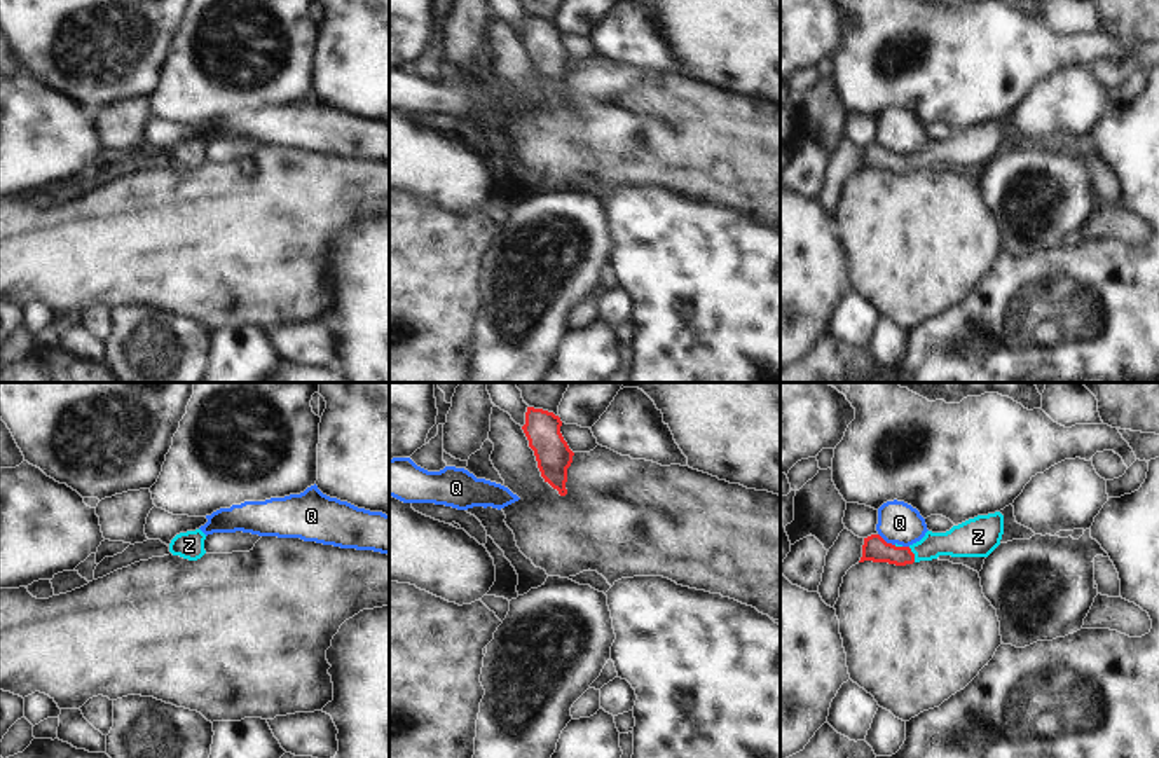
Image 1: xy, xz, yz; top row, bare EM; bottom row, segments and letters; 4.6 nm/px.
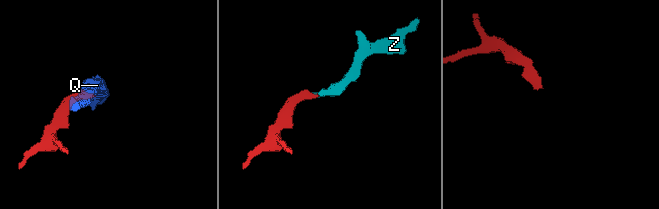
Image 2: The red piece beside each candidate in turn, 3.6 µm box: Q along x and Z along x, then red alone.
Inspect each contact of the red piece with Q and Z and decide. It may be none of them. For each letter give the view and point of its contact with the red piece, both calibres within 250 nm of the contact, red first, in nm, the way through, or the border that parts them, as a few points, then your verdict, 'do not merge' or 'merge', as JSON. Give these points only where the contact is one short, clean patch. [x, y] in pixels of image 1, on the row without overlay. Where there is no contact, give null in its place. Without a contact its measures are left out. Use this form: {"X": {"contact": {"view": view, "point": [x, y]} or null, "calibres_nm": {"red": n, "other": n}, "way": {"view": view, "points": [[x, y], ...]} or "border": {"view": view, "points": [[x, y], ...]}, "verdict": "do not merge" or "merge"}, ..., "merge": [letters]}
{"Q": {"contact": {"view": "yz", "point": [885, 151]}, "calibres_nm": {"red": 120, "other": 190}, "border": {"view": "yz", "points": [[878, 142], [894, 154]]}, "verdict": "do not merge"}, "Z": {"contact": {"view": "yz", "point": [913, 163]}, "calibres_nm": {"red": 120, "other": 160}, "way": {"view": "yz", "points": [[875, 158], [891, 163], [913, 163], [934, 152], [966, 149]]}, "verdict": "merge"}, "merge": ["Z"]}

